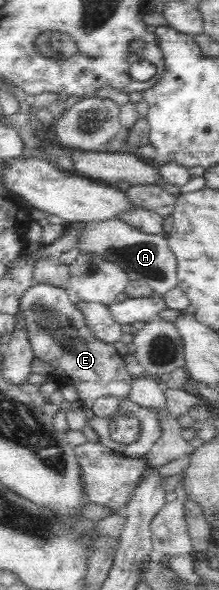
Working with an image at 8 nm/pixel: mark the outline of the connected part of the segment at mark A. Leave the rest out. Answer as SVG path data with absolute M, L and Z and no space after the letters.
M120 218L84 223L78 249L81 253L97 254L117 264L123 268L130 280L144 281L157 298L165 297L167 292L173 291L178 286L177 259L165 235L145 234Z

